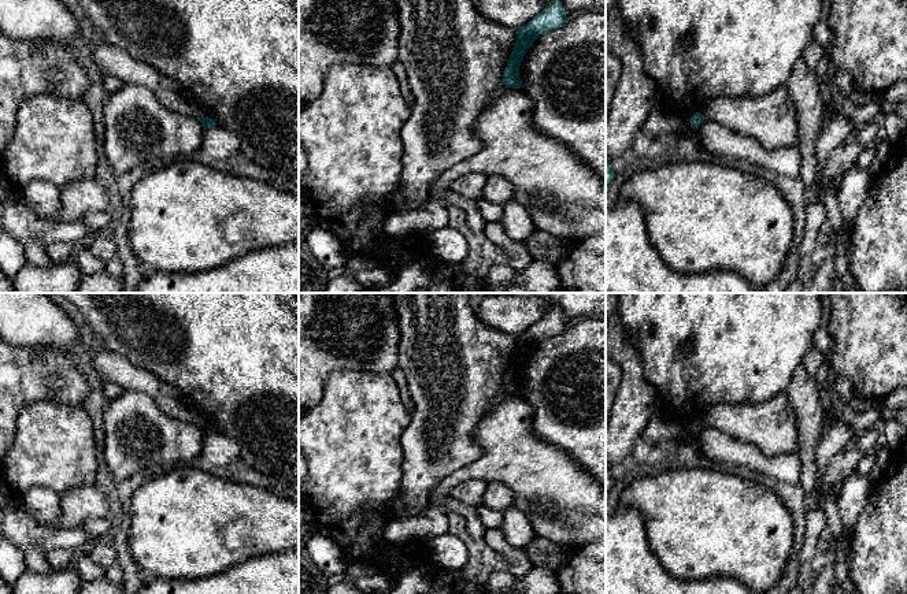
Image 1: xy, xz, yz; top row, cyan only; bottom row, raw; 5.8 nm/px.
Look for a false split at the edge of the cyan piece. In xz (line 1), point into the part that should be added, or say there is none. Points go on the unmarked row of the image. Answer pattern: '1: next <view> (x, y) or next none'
1: next none

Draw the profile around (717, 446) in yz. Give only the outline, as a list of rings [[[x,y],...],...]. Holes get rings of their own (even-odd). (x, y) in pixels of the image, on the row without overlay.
[[[660,406],[647,423],[641,437],[654,446],[663,443],[697,445],[701,454],[711,463],[745,467],[751,471],[773,476],[786,485],[799,483],[802,472],[799,453],[769,457],[758,446],[737,441],[708,426],[704,426],[697,435],[692,435],[689,430],[692,422],[674,417]]]

